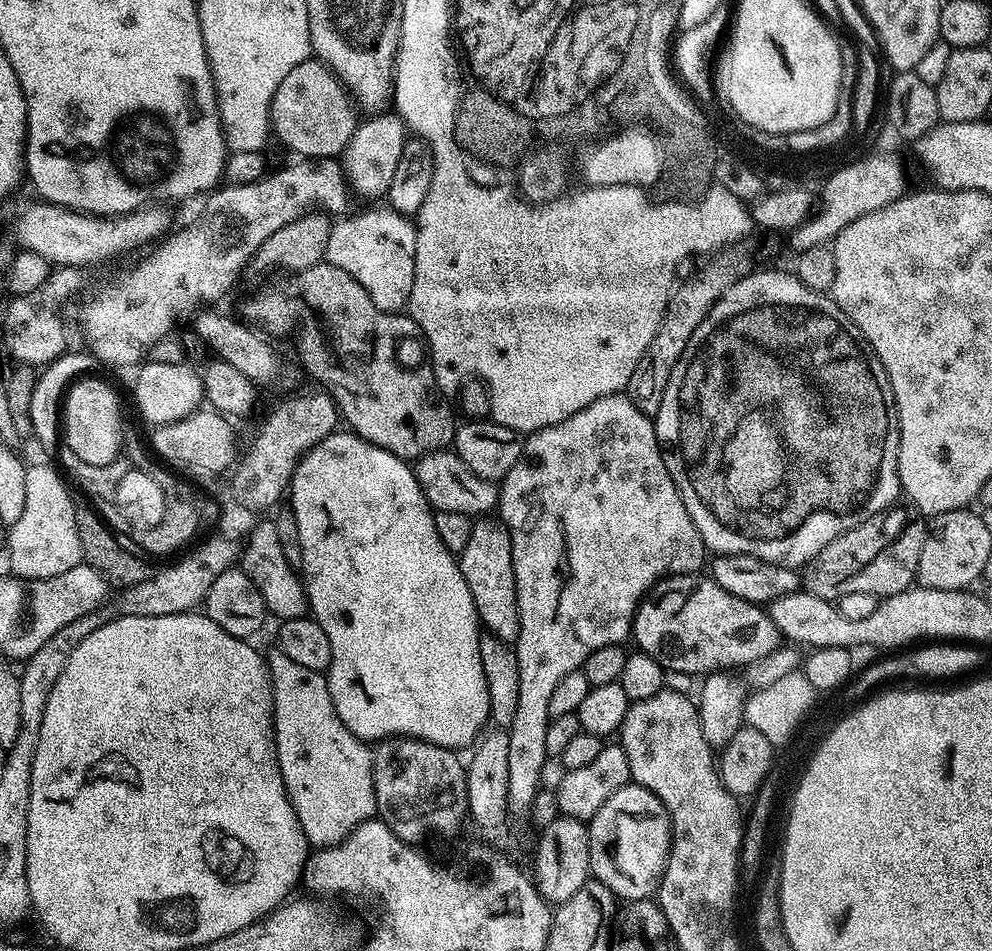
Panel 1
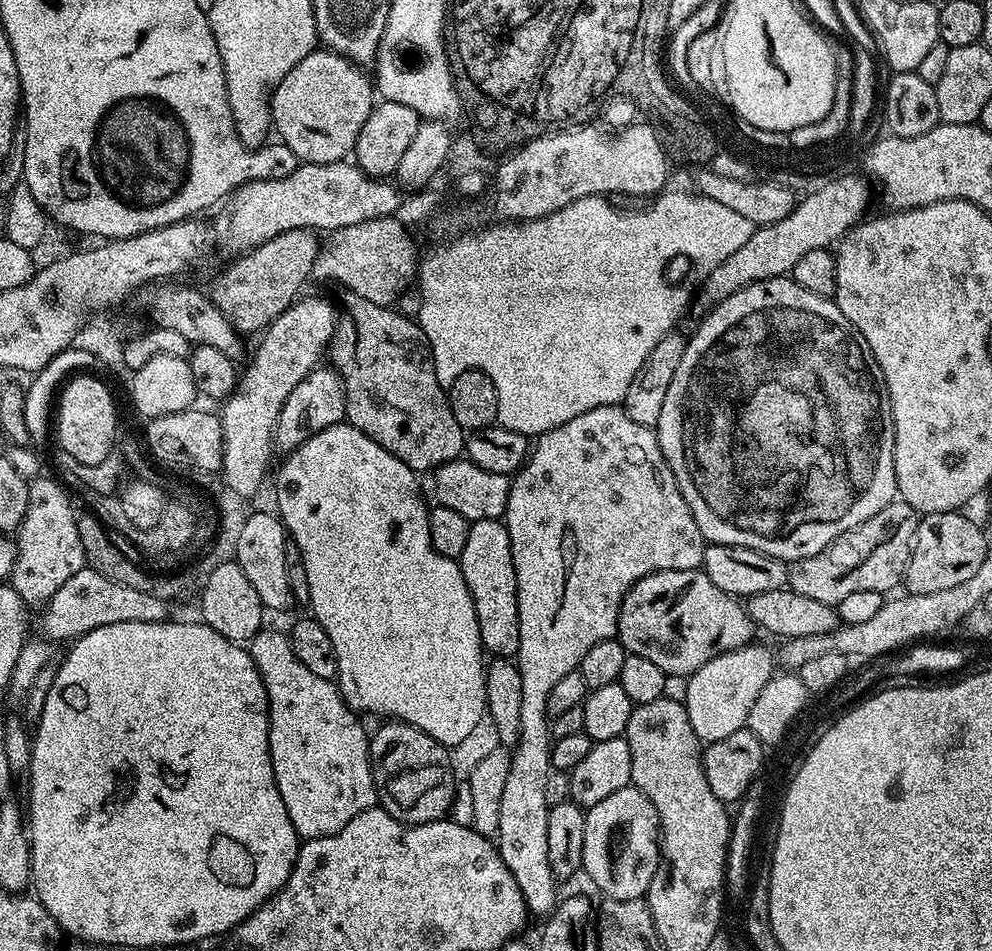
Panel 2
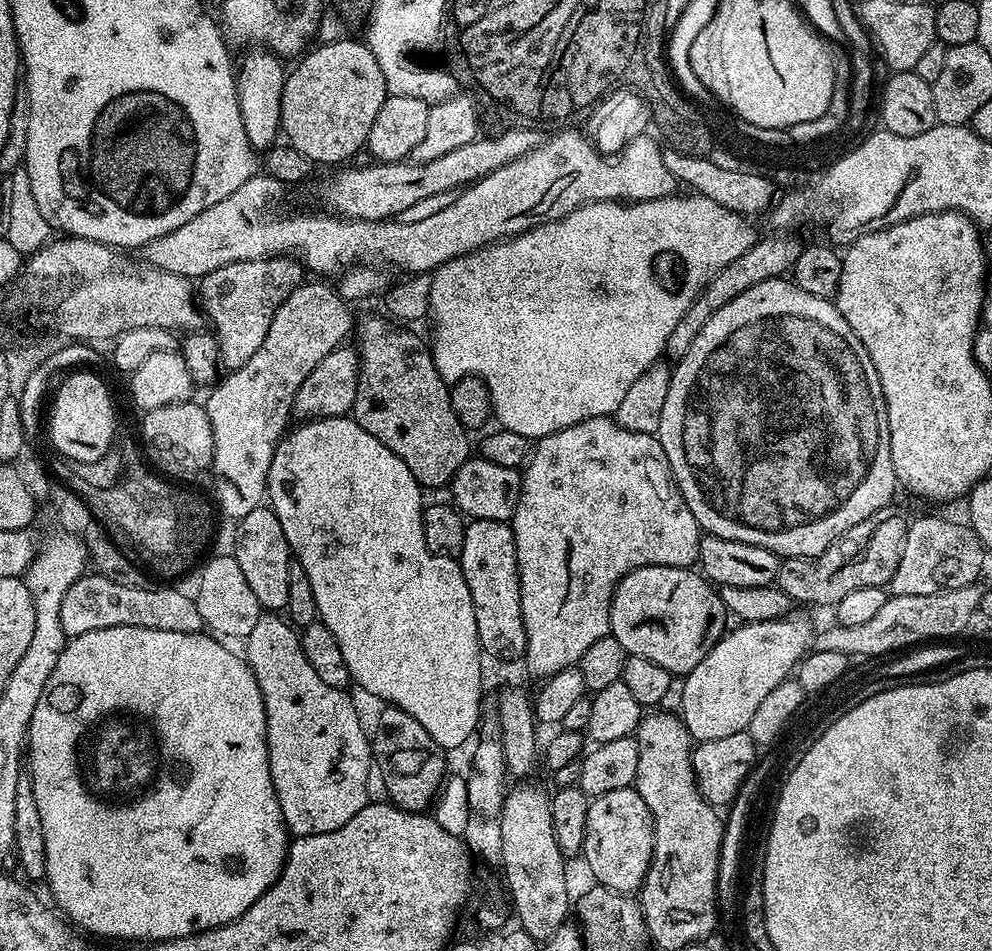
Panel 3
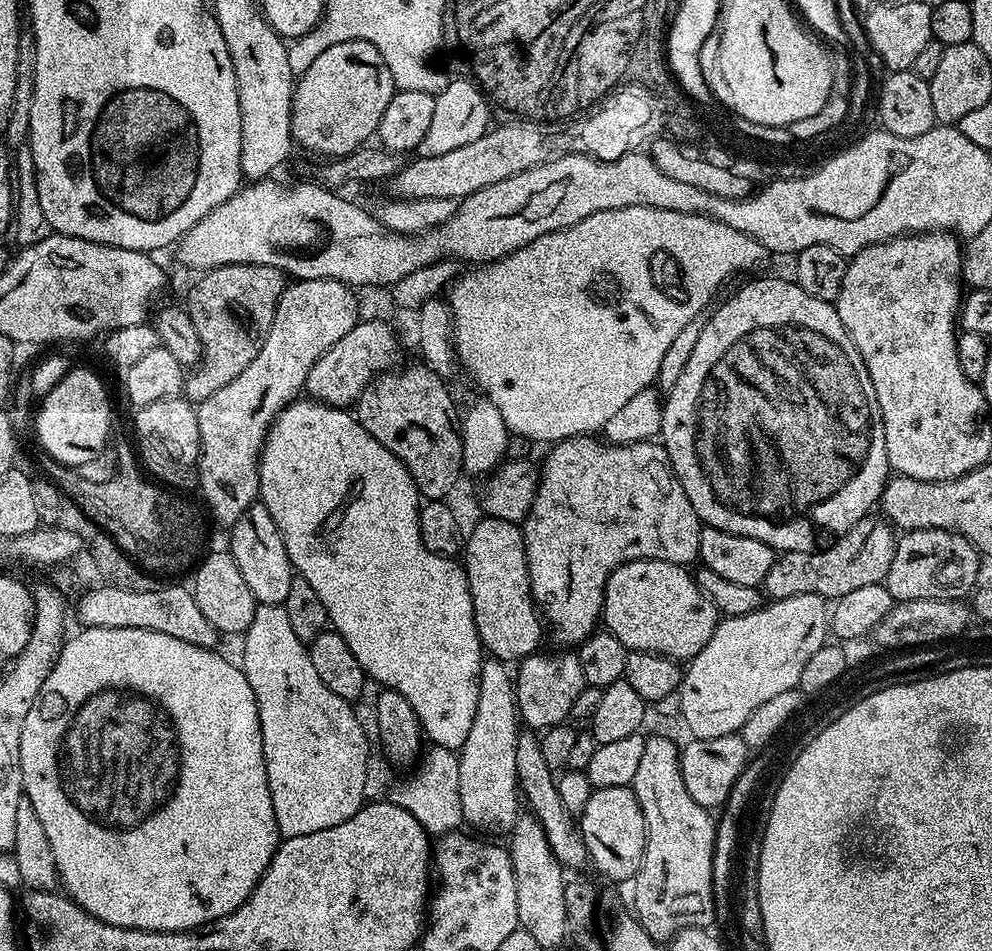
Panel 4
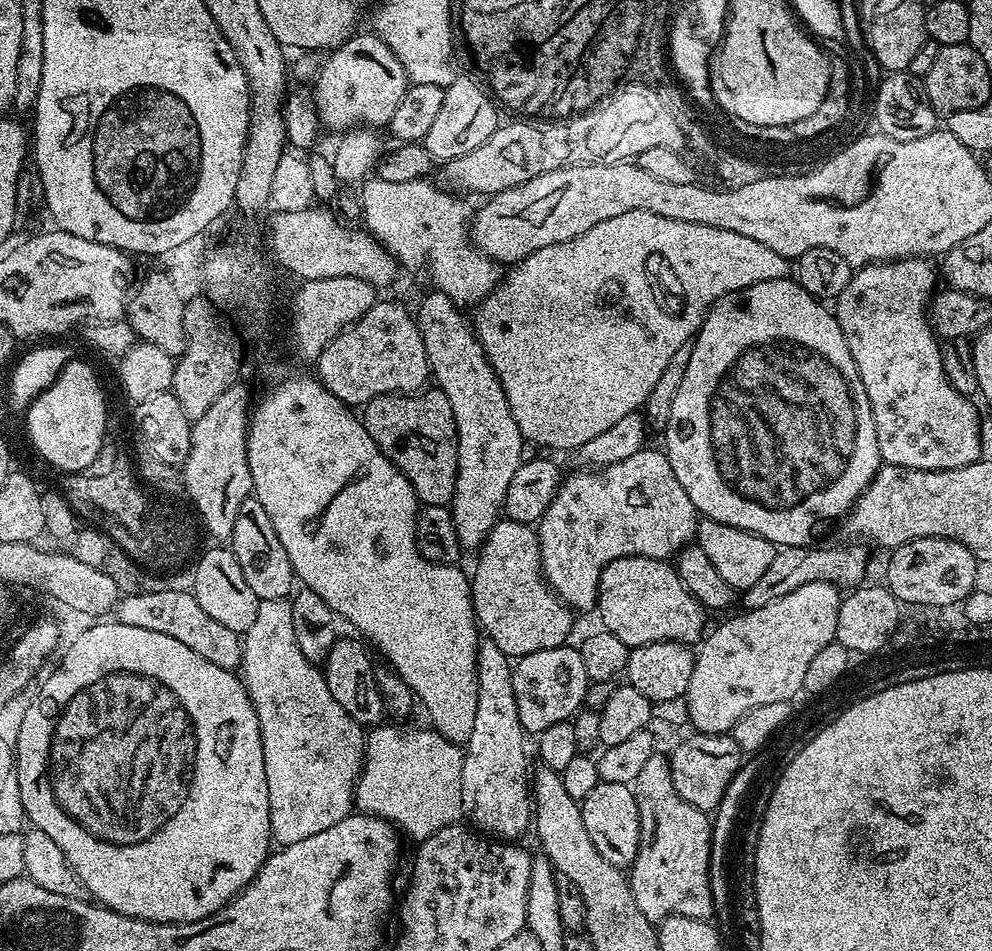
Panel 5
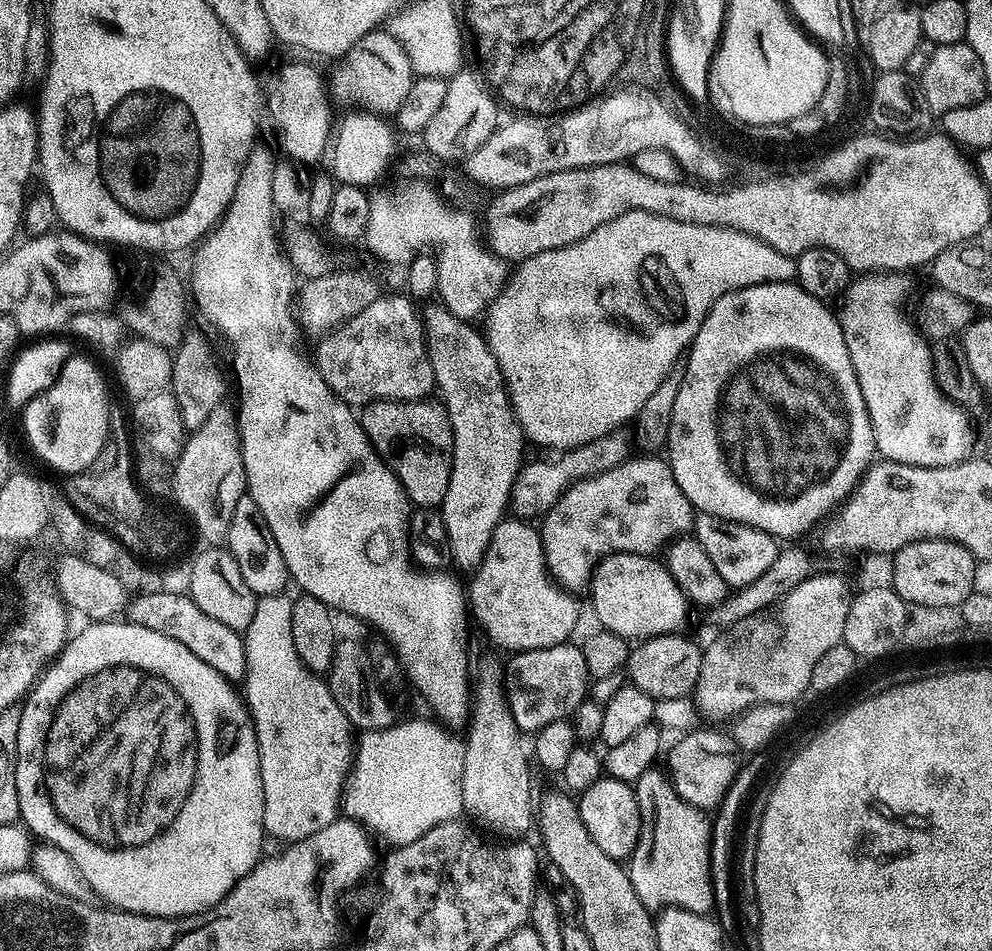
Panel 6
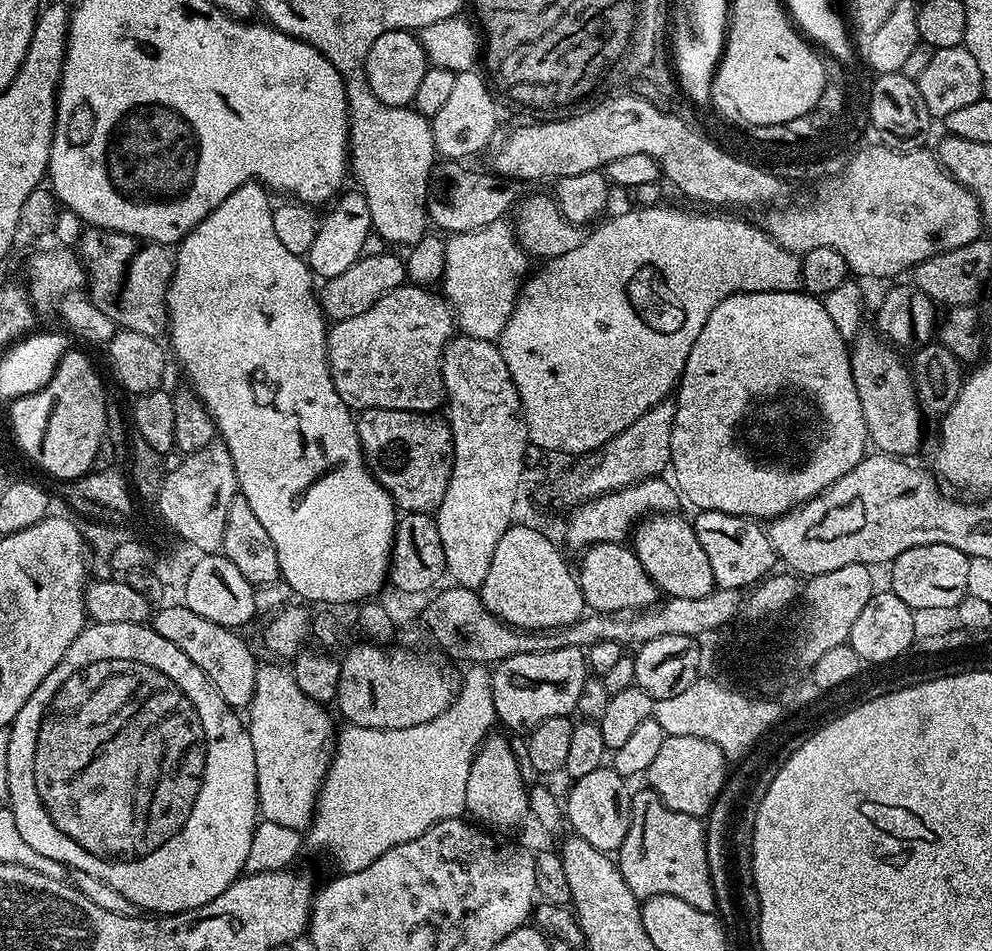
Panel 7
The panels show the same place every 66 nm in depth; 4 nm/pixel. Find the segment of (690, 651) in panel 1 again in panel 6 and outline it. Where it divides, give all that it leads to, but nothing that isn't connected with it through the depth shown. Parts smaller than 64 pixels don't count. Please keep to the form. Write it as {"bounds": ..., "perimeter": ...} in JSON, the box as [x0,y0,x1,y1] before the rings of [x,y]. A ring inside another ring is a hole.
{"bounds":[590,552,690,642],"perimeter":[[[614,552],[592,569],[590,593],[592,612],[601,629],[639,642],[650,636],[667,636],[681,631],[688,620],[690,601],[663,563],[638,552]]]}

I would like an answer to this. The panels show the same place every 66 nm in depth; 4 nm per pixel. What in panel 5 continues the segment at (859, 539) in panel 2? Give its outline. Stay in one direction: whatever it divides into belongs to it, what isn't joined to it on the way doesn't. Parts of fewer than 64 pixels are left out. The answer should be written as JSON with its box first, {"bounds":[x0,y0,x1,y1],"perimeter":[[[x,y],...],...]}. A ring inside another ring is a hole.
{"bounds":[743,542,868,609],"perimeter":[[[848,542],[841,548],[812,548],[813,546],[777,547],[774,562],[769,568],[743,593],[745,609],[766,606],[774,598],[782,598],[782,594],[790,594],[790,590],[798,590],[798,586],[806,586],[806,582],[826,582],[837,586],[856,586],[868,572],[868,552],[863,543]]]}

